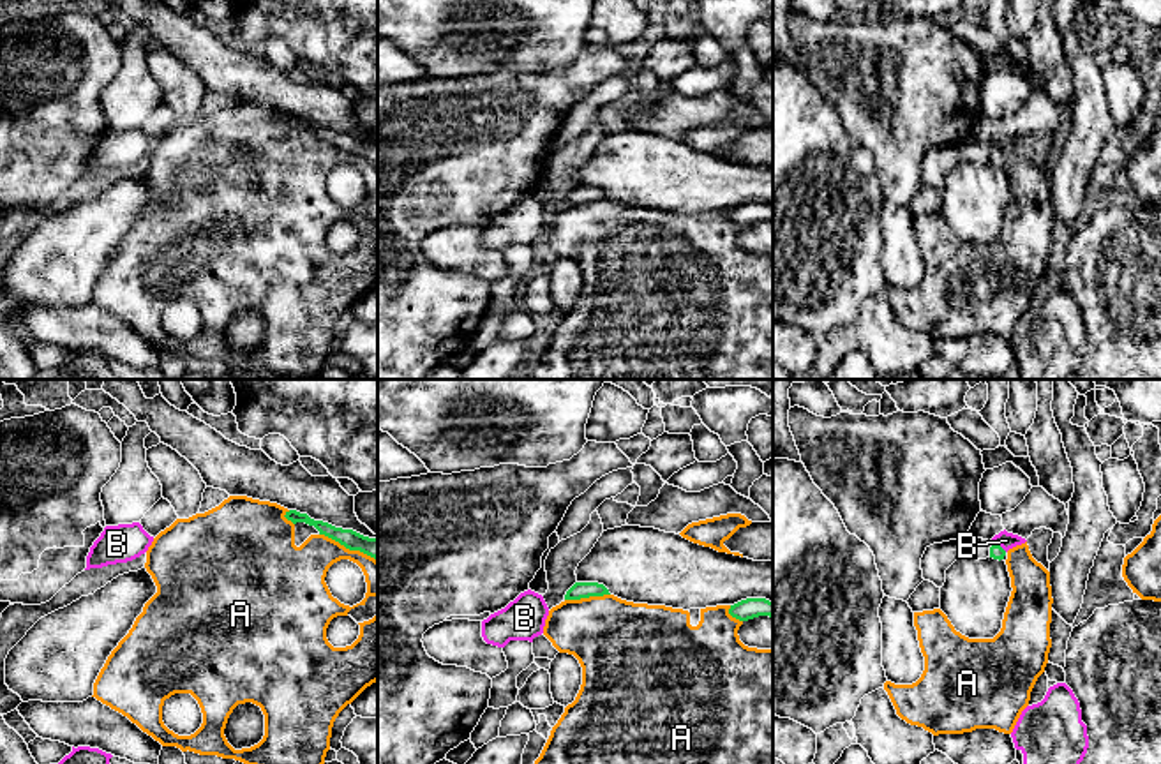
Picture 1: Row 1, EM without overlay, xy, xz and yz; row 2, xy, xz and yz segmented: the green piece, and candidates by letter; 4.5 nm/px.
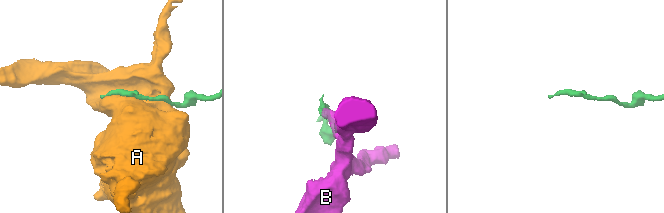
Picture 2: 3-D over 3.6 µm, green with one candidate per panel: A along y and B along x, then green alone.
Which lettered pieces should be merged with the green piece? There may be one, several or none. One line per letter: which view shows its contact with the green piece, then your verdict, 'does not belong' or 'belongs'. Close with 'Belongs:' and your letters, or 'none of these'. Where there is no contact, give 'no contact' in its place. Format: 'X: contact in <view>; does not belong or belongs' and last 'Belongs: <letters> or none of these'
A: contact in xy; does not belong
B: contact in yz; does not belong
Belongs: none of these

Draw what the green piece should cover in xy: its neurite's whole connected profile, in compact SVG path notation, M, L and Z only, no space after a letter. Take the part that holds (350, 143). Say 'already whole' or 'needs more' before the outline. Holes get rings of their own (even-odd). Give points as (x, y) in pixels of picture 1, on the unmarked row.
already whole | M296 115L286 116L284 122L288 125L291 125L293 129L305 127L309 131L314 131L319 136L319 139L325 139L325 141L339 146L341 150L344 150L349 155L360 155L378 166L378 143L369 143L353 134L342 134L342 132L335 132L323 125L314 125L307 118L300 118Z

